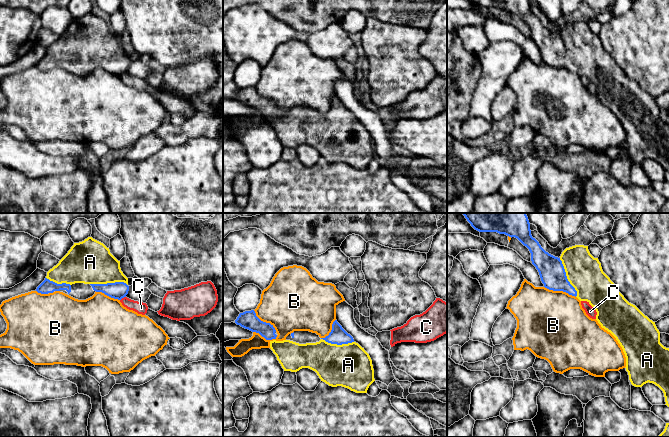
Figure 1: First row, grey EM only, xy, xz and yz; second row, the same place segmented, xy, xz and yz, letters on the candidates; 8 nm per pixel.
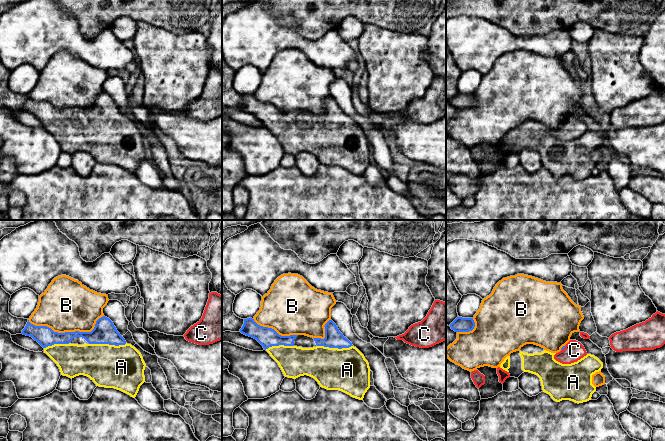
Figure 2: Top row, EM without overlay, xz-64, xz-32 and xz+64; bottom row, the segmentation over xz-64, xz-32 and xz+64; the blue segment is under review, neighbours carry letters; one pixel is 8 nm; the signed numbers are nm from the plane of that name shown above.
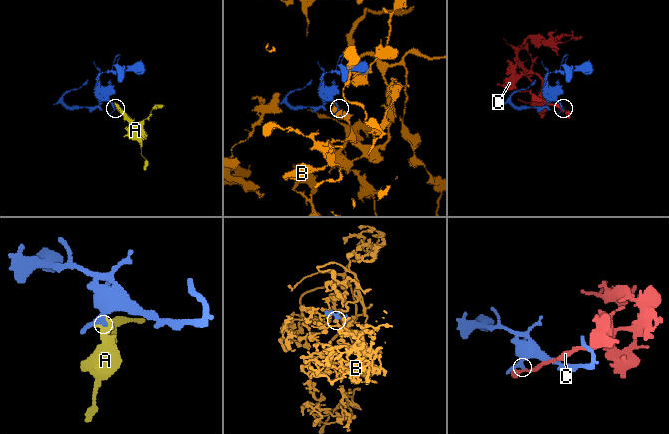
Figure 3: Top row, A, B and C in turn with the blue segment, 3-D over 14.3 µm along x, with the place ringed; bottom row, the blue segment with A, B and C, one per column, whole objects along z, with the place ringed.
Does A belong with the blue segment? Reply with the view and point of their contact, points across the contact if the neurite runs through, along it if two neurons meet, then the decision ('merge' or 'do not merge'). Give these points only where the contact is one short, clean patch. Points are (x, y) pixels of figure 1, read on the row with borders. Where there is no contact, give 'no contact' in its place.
meets blue in yz at (566, 277); merge

